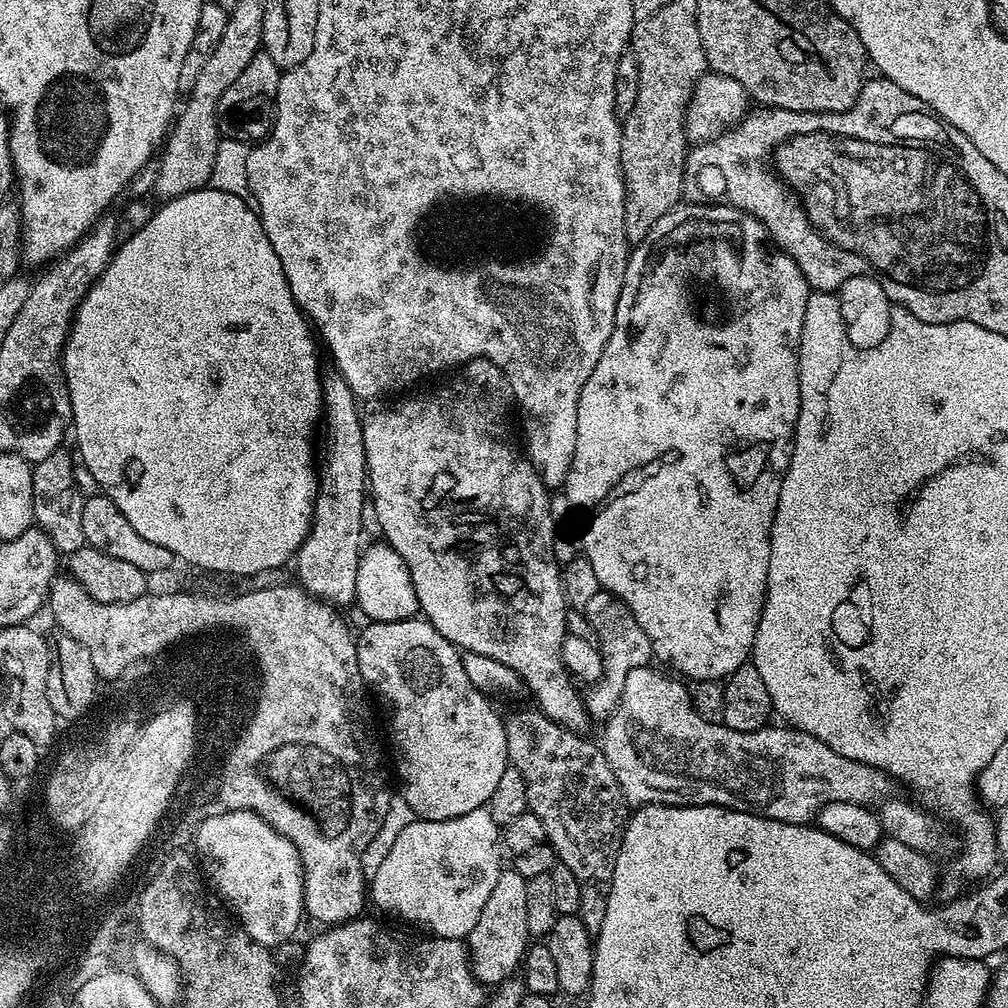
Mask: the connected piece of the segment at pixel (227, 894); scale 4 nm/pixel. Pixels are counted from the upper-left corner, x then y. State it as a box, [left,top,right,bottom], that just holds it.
[197,810,305,950]

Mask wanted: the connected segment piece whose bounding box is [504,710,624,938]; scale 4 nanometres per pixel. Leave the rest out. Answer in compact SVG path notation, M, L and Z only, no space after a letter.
M531 711L512 712L504 720L508 763L520 771L526 782L528 811L541 820L544 839L556 851L557 861L566 865L573 872L574 878L578 878L578 886L582 886L582 902L578 915L589 936L595 938L602 930L602 922L606 922L606 906L612 896L616 855L620 849L620 838L624 834L622 816L620 820L620 787L599 743L591 744L590 741L583 740L583 735L556 724L543 712Z

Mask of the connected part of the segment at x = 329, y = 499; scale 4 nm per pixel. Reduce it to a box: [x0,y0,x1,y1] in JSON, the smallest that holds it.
[295,366,368,608]

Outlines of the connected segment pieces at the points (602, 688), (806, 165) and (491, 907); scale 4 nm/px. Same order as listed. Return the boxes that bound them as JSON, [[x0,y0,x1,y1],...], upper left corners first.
[[583,591,653,721],[780,132,986,292],[466,870,529,986]]

